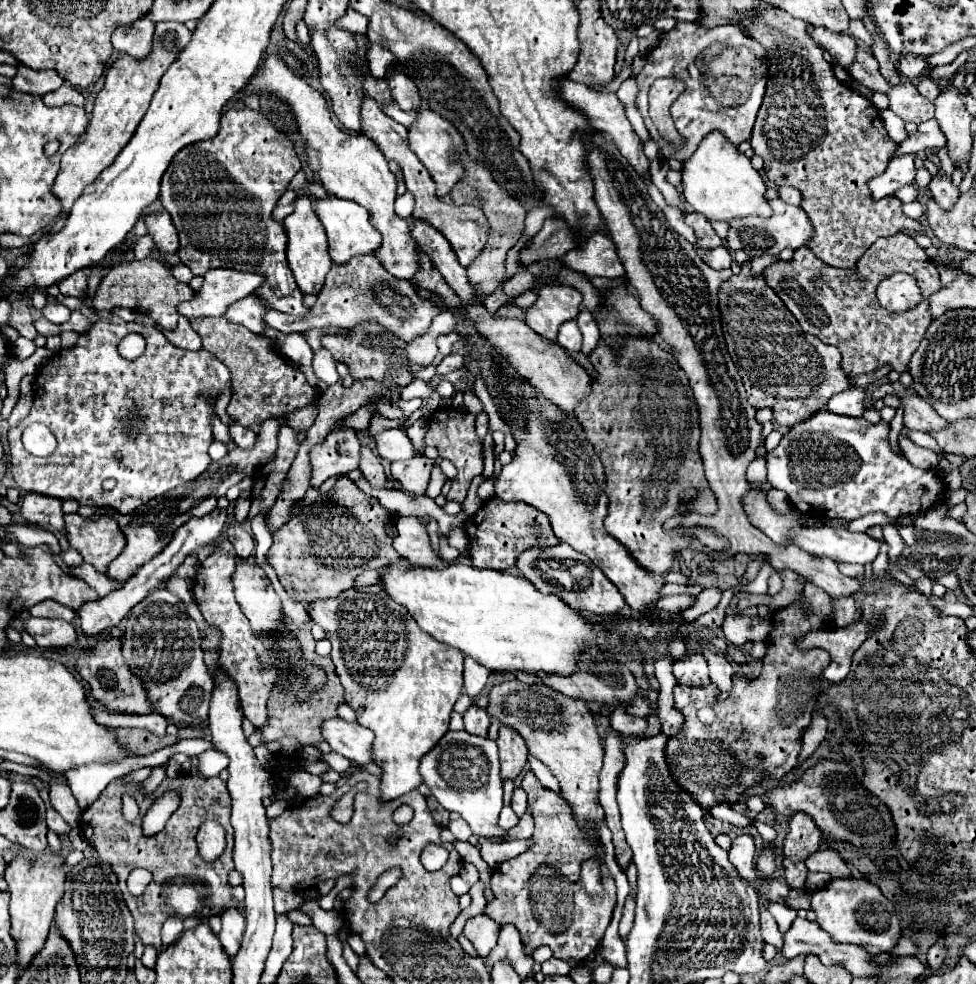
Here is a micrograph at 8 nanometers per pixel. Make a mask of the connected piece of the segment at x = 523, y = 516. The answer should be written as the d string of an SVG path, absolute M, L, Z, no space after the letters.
M500 498L486 500L486 504L466 522L466 534L470 538L468 554L476 568L510 570L516 566L518 554L530 546L556 546L560 540L550 530L550 522L538 514L538 510L526 508L524 502L502 502Z

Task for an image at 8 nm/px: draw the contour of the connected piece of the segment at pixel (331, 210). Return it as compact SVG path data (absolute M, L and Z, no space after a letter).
M330 196L328 200L318 200L316 202L316 214L318 214L318 218L324 224L324 230L328 234L330 258L338 266L346 264L354 256L374 254L378 250L378 246L382 244L380 234L368 222L368 212L360 204L356 204L352 200L342 200L342 198L336 198L336 196Z

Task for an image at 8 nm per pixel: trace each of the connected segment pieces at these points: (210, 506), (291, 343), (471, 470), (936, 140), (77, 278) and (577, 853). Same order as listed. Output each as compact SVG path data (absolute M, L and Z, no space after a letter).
M266 420L258 434L258 442L252 450L242 450L236 446L230 448L228 456L218 462L212 462L210 470L206 470L206 474L202 474L202 478L196 478L194 482L188 482L188 484L178 486L158 498L152 498L148 504L140 506L138 510L130 512L130 514L116 512L114 518L124 532L126 546L124 546L122 554L108 566L106 576L112 582L120 582L120 584L128 582L130 576L134 576L138 572L138 566L146 564L150 558L154 558L154 554L160 554L164 550L166 542L170 542L170 538L178 526L188 522L192 516L204 516L204 514L212 512L216 508L216 500L220 496L224 496L228 488L236 486L244 476L254 474L256 466L270 462L270 458L274 456L274 450L276 450L276 434L278 434L280 424L282 424L280 420Z
M264 330L264 336L270 336L272 340L276 340L282 346L282 354L290 360L290 362L298 362L298 368L306 374L308 382L322 394L328 386L324 382L320 382L314 372L312 372L312 350L308 346L308 342L304 340L304 334L282 334L278 330Z
M448 406L448 408L438 408L432 418L430 418L430 428L426 432L426 444L430 446L436 446L438 452L440 452L440 458L448 458L456 470L458 470L458 476L452 480L452 488L446 496L446 500L454 500L454 502L462 502L466 498L466 490L472 482L474 476L480 474L480 466L482 466L482 460L480 460L480 438L476 436L476 416L470 414L468 410L464 408L454 408L454 406Z
M932 118L930 122L922 122L918 126L918 132L908 136L900 146L898 150L894 152L894 156L900 156L900 154L908 154L908 152L928 152L928 150L940 150L946 146L946 138L938 126L938 122Z
M78 270L78 274L70 274L70 278L64 278L62 282L58 282L58 288L60 288L62 296L82 298L88 288L88 278L82 270Z
M530 770L526 772L520 786L528 794L528 810L536 824L530 838L532 846L494 868L494 900L486 904L484 914L488 914L500 926L514 924L522 936L526 954L532 954L538 946L546 944L552 948L556 958L572 962L570 966L578 966L576 962L586 962L598 950L598 944L604 936L606 926L610 924L612 910L616 906L616 886L608 876L602 852L604 896L592 898L590 894L586 894L586 890L578 882L580 864L582 860L598 852L586 844L584 834L578 830L572 818L570 806L562 798L558 798L554 790L544 788Z

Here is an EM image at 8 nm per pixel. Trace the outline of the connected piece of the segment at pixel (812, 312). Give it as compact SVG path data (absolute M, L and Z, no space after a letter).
M894 234L878 238L866 254L858 260L858 270L842 270L826 266L812 250L798 248L792 262L776 262L766 270L766 282L776 290L786 308L794 314L804 332L818 336L822 342L836 346L842 352L842 372L858 376L872 372L880 366L890 366L896 372L906 372L914 350L924 338L932 318L930 306L914 306L904 312L888 312L878 304L876 288L880 280L896 272L906 272L916 278L922 298L930 298L942 288L934 262L926 256L924 248L908 234Z

